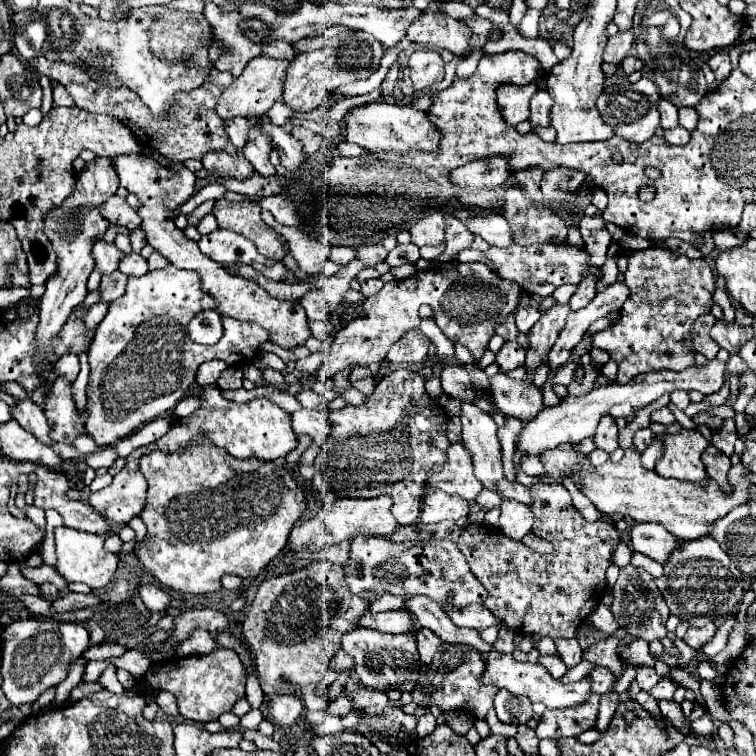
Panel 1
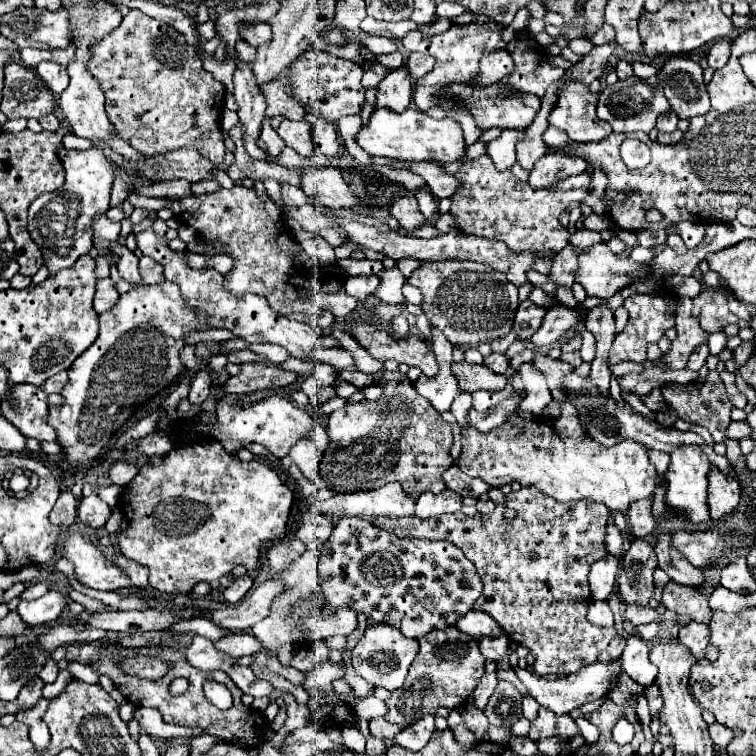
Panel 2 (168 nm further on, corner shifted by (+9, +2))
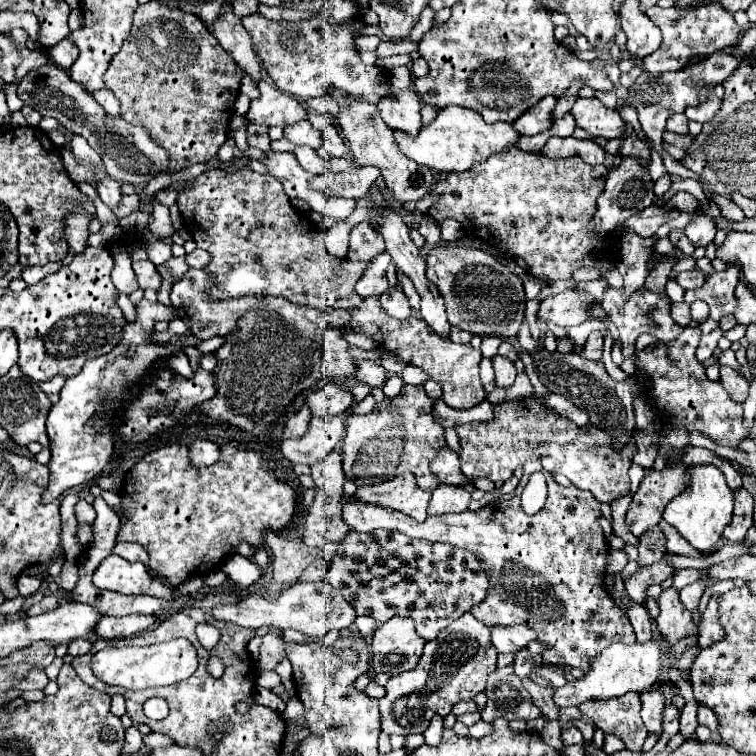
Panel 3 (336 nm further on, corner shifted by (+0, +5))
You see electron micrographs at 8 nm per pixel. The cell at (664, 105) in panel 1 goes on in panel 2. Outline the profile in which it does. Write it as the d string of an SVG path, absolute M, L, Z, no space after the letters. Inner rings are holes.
M669 112L669 114L661 116L657 120L657 130L659 132L675 132L677 130L677 116L675 116L675 112Z

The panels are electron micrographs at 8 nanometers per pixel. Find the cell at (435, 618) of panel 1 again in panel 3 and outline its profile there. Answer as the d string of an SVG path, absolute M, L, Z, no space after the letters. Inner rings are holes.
M524 649L518 651L518 653L514 655L514 661L512 661L514 673L516 673L520 679L532 675L532 671L534 671L536 665L542 665L542 659L540 659L540 657L532 657L532 655L530 655L528 651L524 651Z

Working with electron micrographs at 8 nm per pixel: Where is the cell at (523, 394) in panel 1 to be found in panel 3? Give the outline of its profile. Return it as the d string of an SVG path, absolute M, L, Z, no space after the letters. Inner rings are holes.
M364 299L360 307L352 309L352 321L350 327L354 333L366 333L370 335L378 347L402 357L408 361L408 355L412 355L412 365L424 369L430 379L434 379L442 391L442 401L454 409L470 409L472 403L480 403L484 399L484 389L480 383L480 351L472 349L472 345L456 345L450 339L442 339L430 331L430 327L416 317L410 317L406 321L398 321L386 311L382 311L378 299Z

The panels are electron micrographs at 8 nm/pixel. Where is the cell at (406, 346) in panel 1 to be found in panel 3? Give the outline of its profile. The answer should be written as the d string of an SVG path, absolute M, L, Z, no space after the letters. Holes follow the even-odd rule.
M400 287L398 289L388 289L380 297L380 303L382 303L382 309L396 319L408 319L410 317L410 305L408 305L408 299L404 297Z

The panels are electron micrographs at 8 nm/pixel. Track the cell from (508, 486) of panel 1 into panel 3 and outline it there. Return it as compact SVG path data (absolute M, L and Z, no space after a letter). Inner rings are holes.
M446 449L442 455L438 455L438 459L434 459L434 463L430 463L434 473L440 475L440 481L442 483L448 483L448 485L466 485L466 483L472 483L470 479L466 479L460 471L460 457Z

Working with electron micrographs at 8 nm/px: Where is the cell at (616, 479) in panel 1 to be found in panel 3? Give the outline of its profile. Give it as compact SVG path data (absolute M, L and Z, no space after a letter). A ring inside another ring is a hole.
M524 397L524 399L504 401L494 407L494 419L490 423L470 423L466 427L456 427L456 431L458 431L460 443L462 443L462 453L460 453L462 473L468 479L486 477L492 481L506 481L512 477L512 473L518 467L524 467L528 461L540 461L548 473L562 473L564 477L570 479L570 483L574 487L590 491L600 503L610 505L618 497L630 495L628 469L630 469L632 457L636 453L636 443L630 441L622 451L616 451L612 447L610 439L606 439L604 433L598 433L598 429L594 425L588 423L584 427L578 427L578 425L570 423L568 419L560 419L556 413L546 409L538 399Z

